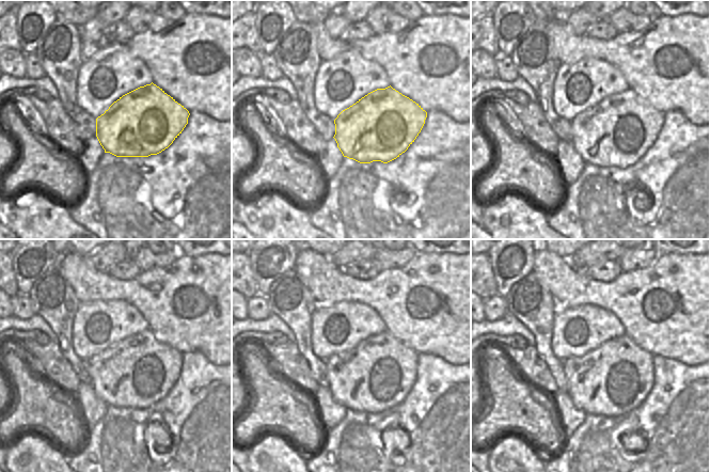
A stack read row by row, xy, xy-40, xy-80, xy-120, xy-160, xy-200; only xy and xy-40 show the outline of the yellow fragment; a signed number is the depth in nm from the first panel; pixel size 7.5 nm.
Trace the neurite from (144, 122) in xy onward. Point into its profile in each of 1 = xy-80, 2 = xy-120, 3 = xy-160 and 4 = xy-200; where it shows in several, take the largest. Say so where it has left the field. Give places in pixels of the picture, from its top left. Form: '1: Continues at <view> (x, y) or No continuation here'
1: Continues at xy-80 (616, 132)
2: Continues at xy-120 (138, 372)
3: Continues at xy-160 (376, 375)
4: Continues at xy-200 (615, 378).

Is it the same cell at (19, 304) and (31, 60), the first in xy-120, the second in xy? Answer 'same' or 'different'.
same

